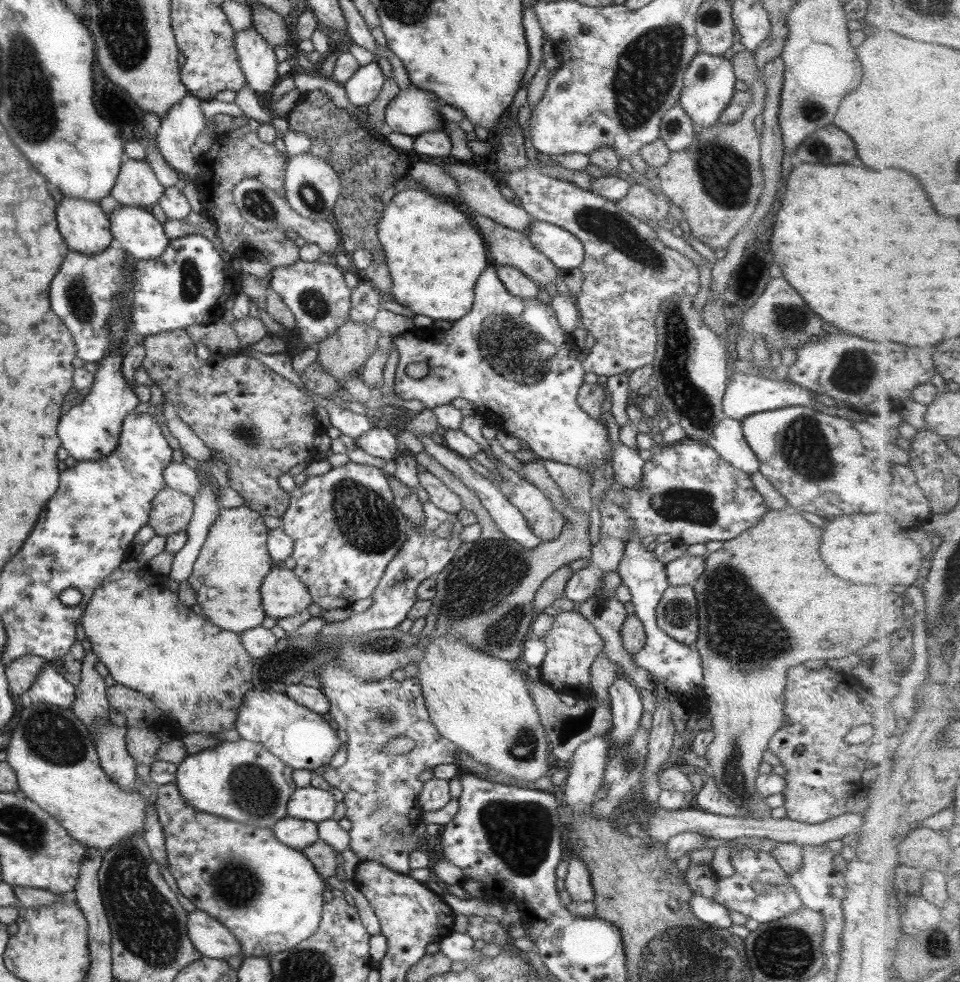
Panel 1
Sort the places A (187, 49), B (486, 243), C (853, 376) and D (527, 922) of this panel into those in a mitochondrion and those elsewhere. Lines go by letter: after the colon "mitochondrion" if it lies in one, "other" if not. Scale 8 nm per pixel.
A: other
B: other
C: mitochondrion
D: other

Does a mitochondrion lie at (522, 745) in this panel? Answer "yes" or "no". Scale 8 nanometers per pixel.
yes

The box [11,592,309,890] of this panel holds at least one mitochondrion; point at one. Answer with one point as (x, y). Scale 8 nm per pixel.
(50, 734)

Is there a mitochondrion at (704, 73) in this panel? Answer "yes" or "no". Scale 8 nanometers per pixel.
yes

